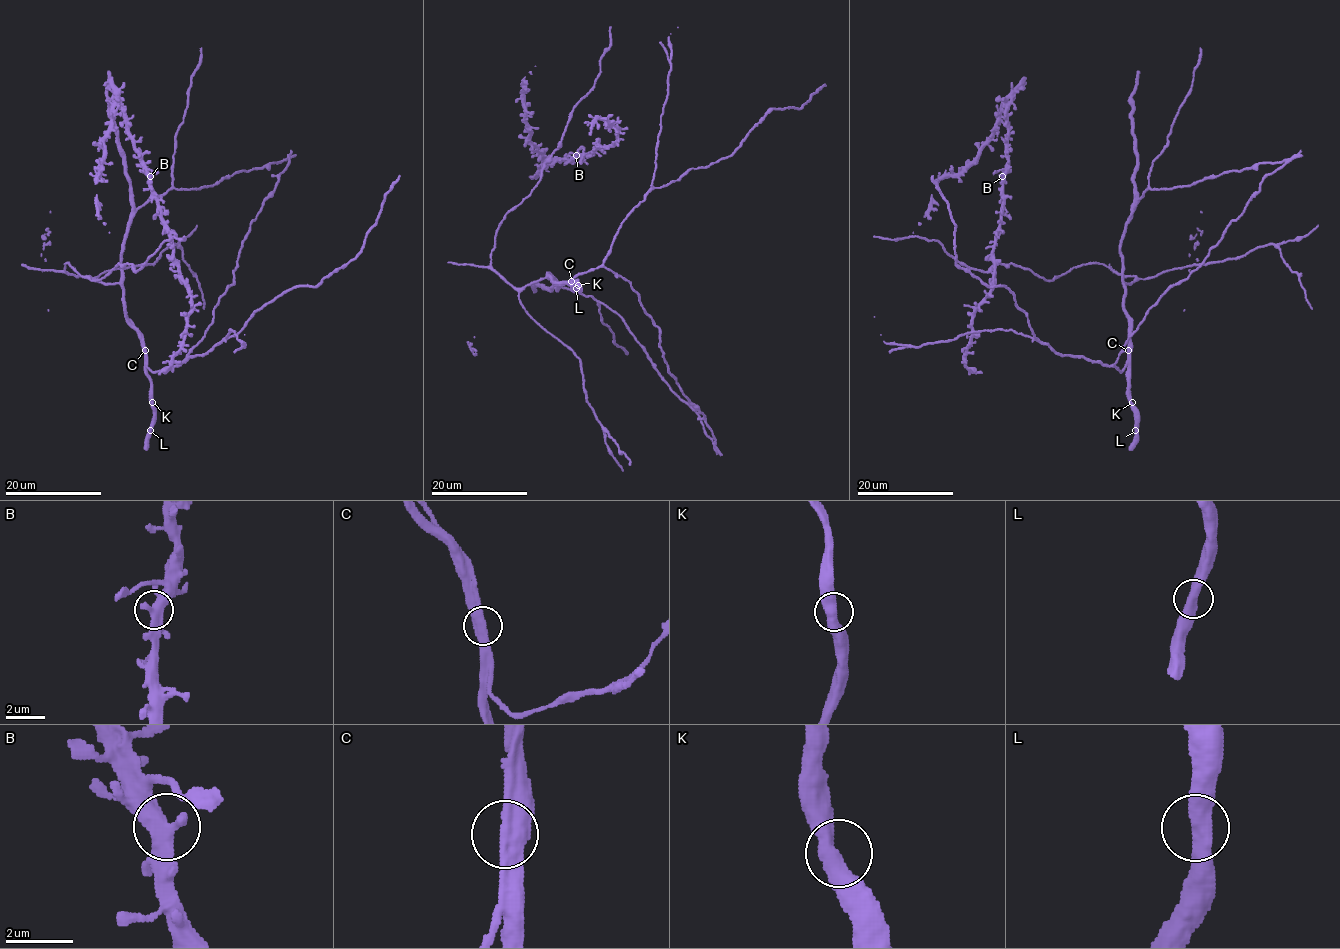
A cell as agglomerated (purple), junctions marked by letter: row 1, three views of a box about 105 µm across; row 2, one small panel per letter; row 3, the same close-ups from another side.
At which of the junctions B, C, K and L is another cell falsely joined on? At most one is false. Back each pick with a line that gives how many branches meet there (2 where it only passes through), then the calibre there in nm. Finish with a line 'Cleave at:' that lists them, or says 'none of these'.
Cleave at: none of these

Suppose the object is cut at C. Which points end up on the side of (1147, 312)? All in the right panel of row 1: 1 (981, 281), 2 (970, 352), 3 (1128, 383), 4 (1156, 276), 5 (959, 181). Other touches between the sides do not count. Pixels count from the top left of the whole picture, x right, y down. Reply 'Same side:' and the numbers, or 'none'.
Same side: 1

